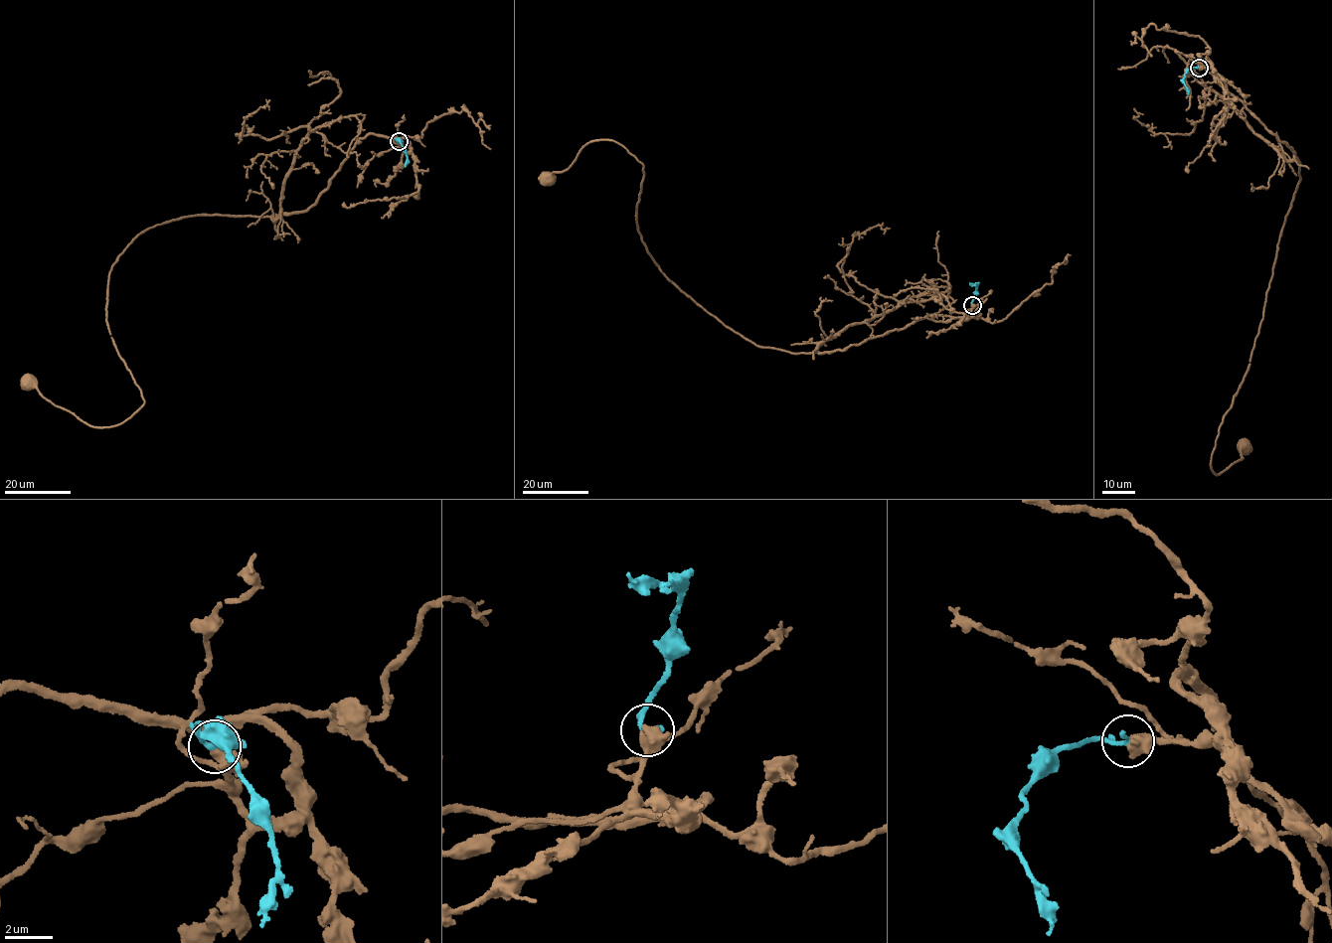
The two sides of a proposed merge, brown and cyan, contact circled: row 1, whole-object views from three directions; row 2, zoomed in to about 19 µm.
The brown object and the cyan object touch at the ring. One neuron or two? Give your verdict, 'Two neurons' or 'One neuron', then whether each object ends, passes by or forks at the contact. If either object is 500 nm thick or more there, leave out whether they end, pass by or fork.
One neuron. At the ring brown passes by. At the ring cyan ends

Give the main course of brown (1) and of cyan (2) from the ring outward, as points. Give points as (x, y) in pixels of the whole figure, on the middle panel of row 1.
1: (972, 304), (977, 316), (930, 314), (842, 350), (756, 346), (658, 267), (627, 150), (589, 141), (549, 181)
2: (972, 304), (976, 284), (969, 283)

